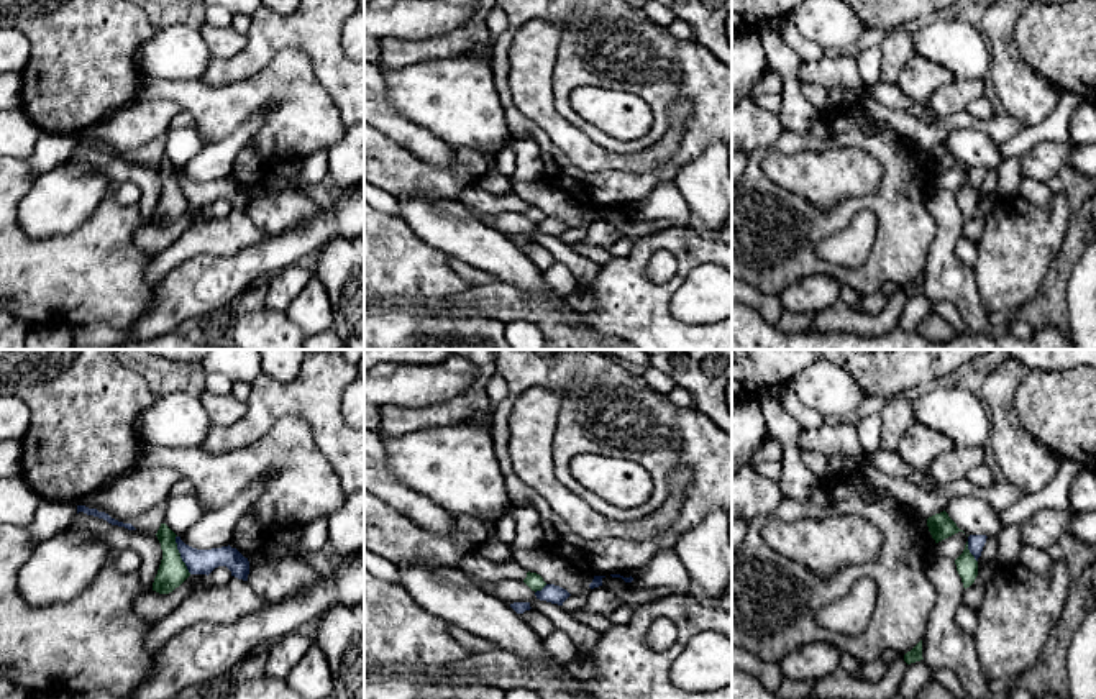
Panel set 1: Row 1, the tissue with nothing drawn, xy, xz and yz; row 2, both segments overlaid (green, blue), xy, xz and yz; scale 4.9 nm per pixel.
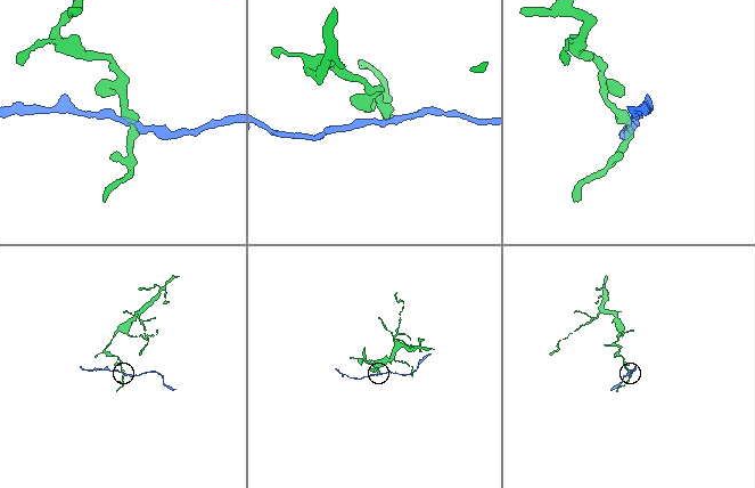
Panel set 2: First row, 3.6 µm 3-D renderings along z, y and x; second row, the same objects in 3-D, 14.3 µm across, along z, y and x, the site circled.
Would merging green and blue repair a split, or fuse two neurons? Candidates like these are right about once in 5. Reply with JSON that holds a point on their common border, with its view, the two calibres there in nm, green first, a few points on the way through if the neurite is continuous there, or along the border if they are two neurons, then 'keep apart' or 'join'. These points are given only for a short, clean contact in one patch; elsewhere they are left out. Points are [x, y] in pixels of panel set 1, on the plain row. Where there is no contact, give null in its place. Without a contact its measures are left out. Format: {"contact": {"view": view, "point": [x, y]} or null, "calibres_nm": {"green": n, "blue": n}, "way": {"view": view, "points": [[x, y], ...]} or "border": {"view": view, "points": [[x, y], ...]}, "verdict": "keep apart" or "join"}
{"contact": {"view": "xy", "point": [179, 187]}, "calibres_nm": {"green": 140, "blue": 130}, "border": {"view": "xy", "points": [[176, 168], [176, 181], [191, 205]]}, "verdict": "keep apart"}

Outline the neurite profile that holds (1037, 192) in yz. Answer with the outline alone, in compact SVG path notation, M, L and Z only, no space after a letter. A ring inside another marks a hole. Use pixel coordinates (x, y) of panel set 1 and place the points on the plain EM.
M1022 180L1019 195L1034 205L1047 207L1052 203L1055 190L1048 182Z

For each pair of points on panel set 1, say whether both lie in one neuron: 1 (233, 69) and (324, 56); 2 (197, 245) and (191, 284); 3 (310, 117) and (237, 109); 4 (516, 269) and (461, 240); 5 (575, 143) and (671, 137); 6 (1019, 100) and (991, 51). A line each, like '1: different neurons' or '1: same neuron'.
1: same neuron
2: different neurons
3: same neuron
4: same neuron
5: same neuron
6: same neuron

